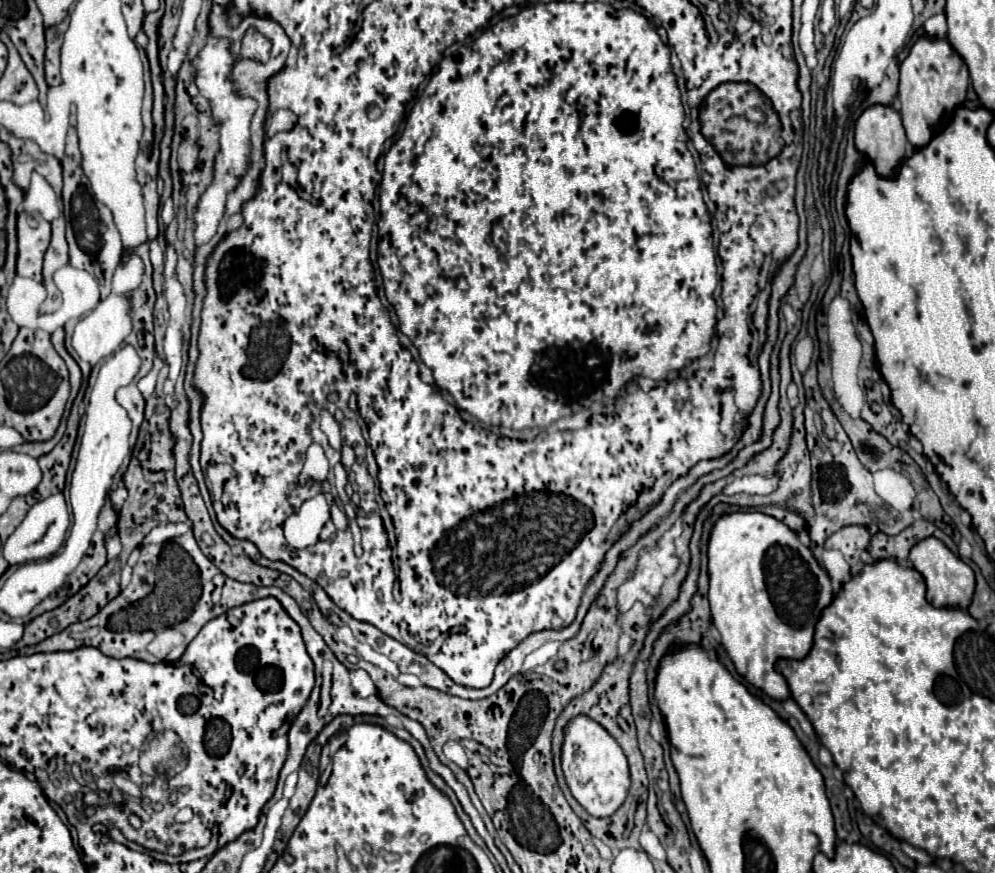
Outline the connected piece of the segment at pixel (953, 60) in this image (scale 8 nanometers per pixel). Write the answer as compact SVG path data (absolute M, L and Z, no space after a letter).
M921 36L909 56L901 64L899 74L899 100L901 100L901 118L907 130L907 138L915 148L925 146L931 136L943 126L947 114L965 102L969 86L969 70L963 58L955 52L947 38Z

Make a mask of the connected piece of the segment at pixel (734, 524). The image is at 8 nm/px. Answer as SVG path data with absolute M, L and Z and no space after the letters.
M763 512L723 514L707 544L711 620L721 634L737 672L775 700L785 700L789 688L775 670L777 658L805 658L821 610L831 604L833 588L813 552L781 520Z

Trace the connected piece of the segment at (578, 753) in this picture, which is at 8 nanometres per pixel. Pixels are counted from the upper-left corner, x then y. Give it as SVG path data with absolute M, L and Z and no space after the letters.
M575 716L565 728L563 752L561 752L563 774L575 800L595 818L611 816L623 802L629 790L629 768L627 758L615 738L589 716Z

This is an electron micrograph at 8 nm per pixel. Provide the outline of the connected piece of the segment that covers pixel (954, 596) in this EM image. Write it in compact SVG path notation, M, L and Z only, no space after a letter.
M923 538L919 544L915 544L911 548L909 560L913 564L913 568L917 572L921 572L921 576L925 578L927 584L927 600L941 608L941 606L949 606L949 608L961 608L967 610L971 598L973 598L973 588L975 588L975 574L973 570L959 560L941 540L937 538Z

